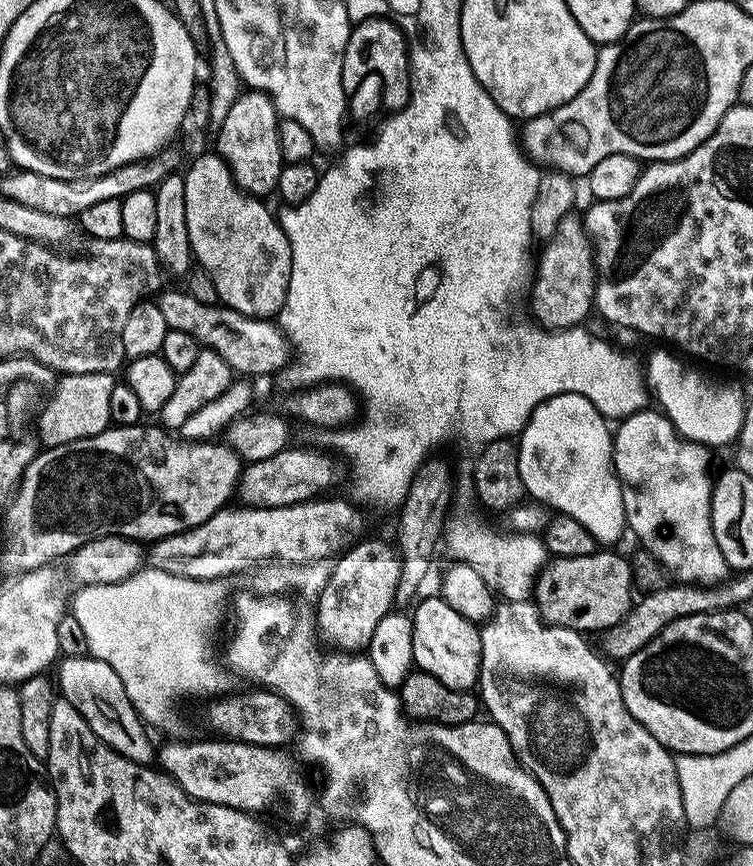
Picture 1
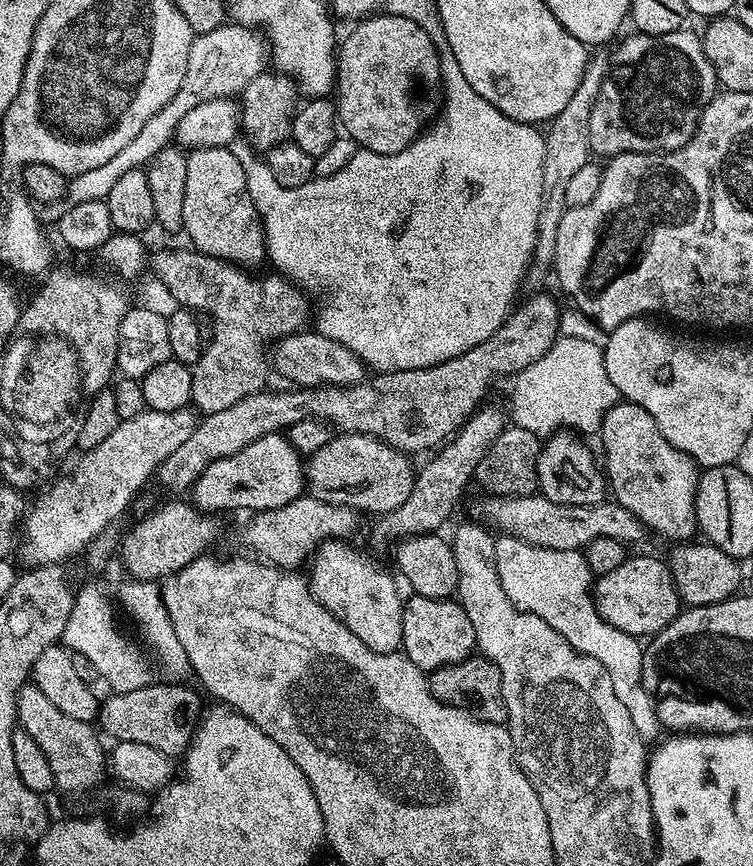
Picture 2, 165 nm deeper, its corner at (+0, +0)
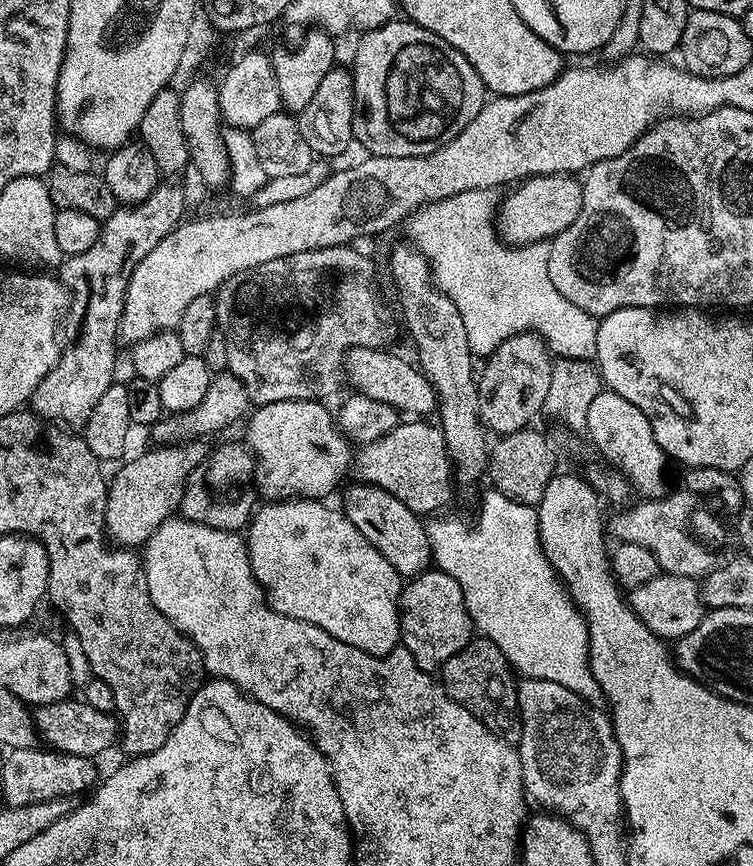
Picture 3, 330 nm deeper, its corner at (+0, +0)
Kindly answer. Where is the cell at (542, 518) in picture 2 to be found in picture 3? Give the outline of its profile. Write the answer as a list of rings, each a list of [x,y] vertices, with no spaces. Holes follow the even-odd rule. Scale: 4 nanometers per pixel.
[[[687,490],[669,491],[663,500],[641,499],[641,504],[633,503],[625,507],[617,514],[613,520],[609,519],[606,524],[607,531],[610,533],[613,541],[625,544],[634,542],[634,546],[643,546],[650,550],[654,558],[658,558],[661,569],[675,576],[690,576],[693,578],[703,578],[708,573],[713,572],[725,559],[724,543],[728,540],[728,532],[724,529],[724,524],[703,504],[701,497],[697,493]]]

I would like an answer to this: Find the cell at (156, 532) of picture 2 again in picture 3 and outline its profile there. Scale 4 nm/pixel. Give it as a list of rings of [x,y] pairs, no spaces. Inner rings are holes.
[[[243,443],[240,444],[224,444],[217,452],[216,449],[209,451],[208,457],[192,471],[184,490],[184,500],[178,509],[179,515],[183,519],[193,520],[210,526],[214,530],[226,530],[227,532],[240,532],[251,521],[254,509],[257,507],[256,500],[258,501],[254,483],[256,457],[252,455],[251,448]]]

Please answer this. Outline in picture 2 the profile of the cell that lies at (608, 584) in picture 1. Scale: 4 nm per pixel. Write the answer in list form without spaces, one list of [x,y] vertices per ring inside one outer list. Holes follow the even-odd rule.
[[[636,556],[624,560],[618,570],[594,580],[596,612],[610,626],[637,638],[651,638],[662,631],[682,611],[682,601],[672,581],[667,563],[656,556]]]

